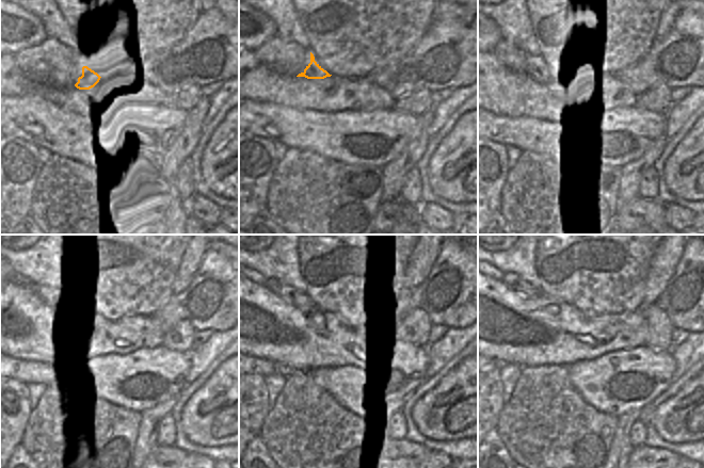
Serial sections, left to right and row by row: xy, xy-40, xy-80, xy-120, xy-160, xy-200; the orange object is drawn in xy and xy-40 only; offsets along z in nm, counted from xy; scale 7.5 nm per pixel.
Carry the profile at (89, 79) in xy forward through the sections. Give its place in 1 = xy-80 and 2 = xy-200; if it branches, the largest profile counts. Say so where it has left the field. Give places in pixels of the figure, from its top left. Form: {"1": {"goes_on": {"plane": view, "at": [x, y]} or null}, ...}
{"1": {"goes_on": {"plane": "xy-80", "at": [537, 66]}}, "2": {"goes_on": {"plane": "xy-200", "at": [511, 280]}}}

